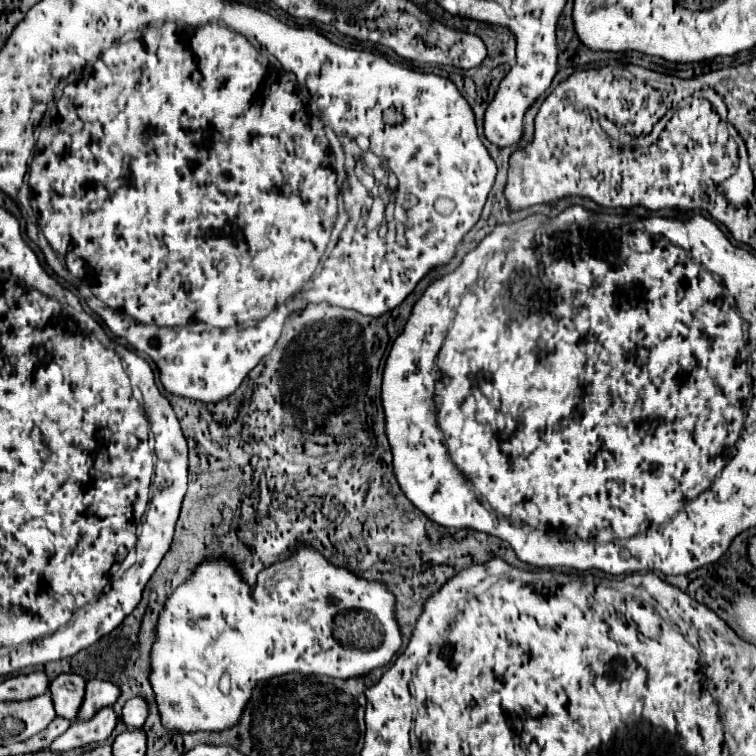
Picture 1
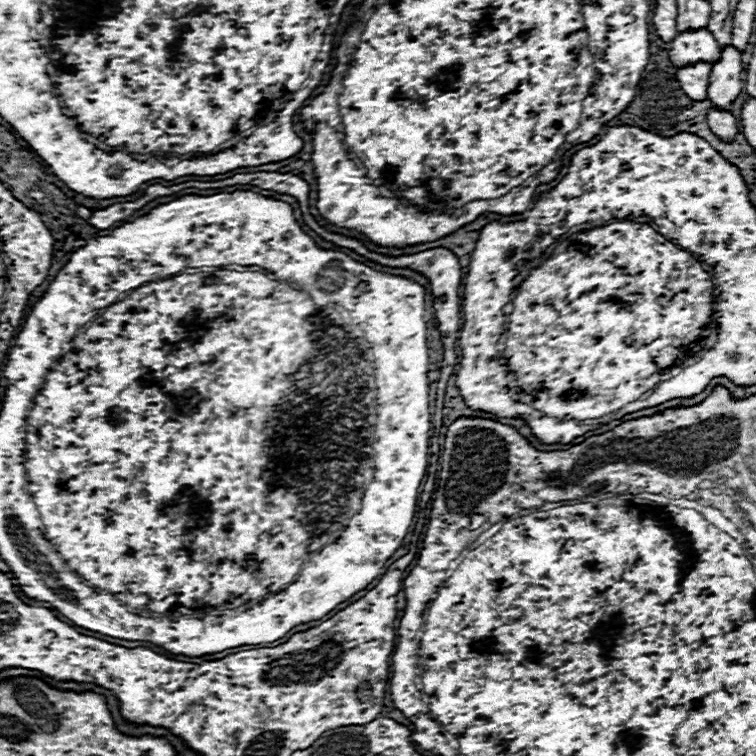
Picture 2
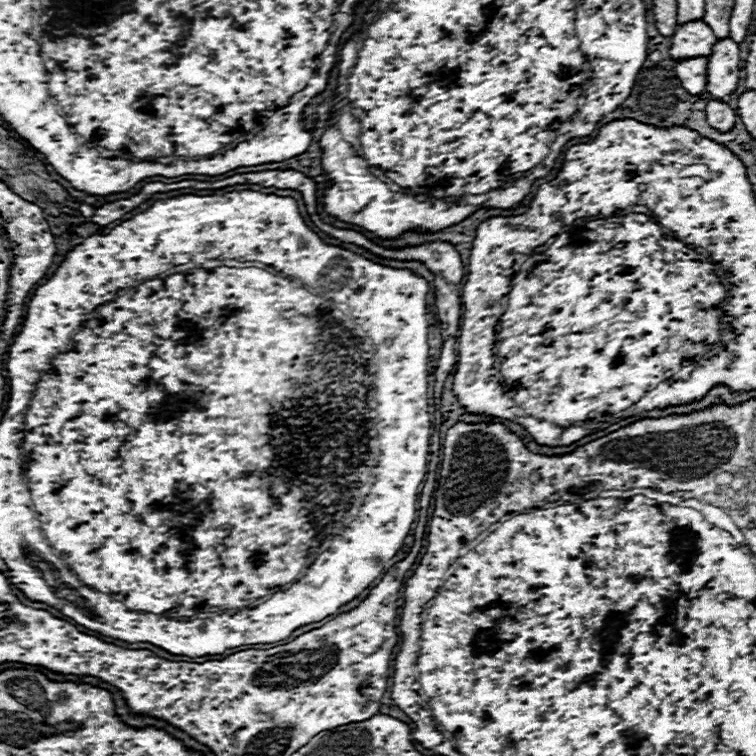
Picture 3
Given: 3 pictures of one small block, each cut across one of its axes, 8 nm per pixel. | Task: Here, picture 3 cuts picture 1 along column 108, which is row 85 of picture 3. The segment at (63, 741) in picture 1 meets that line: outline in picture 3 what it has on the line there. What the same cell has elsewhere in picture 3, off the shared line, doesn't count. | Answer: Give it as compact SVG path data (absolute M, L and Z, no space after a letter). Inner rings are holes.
M728 36L724 40L716 40L712 54L708 56L708 86L710 96L726 98L738 84L740 72L740 48Z

